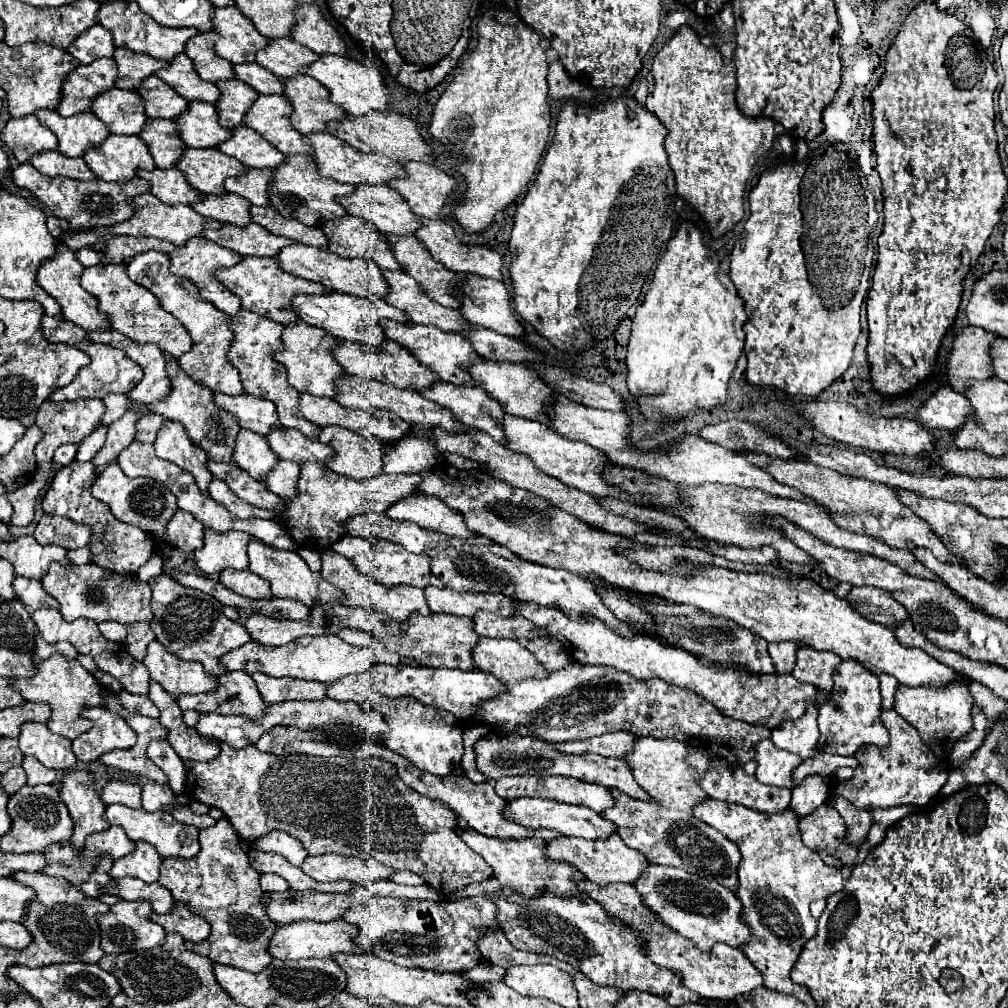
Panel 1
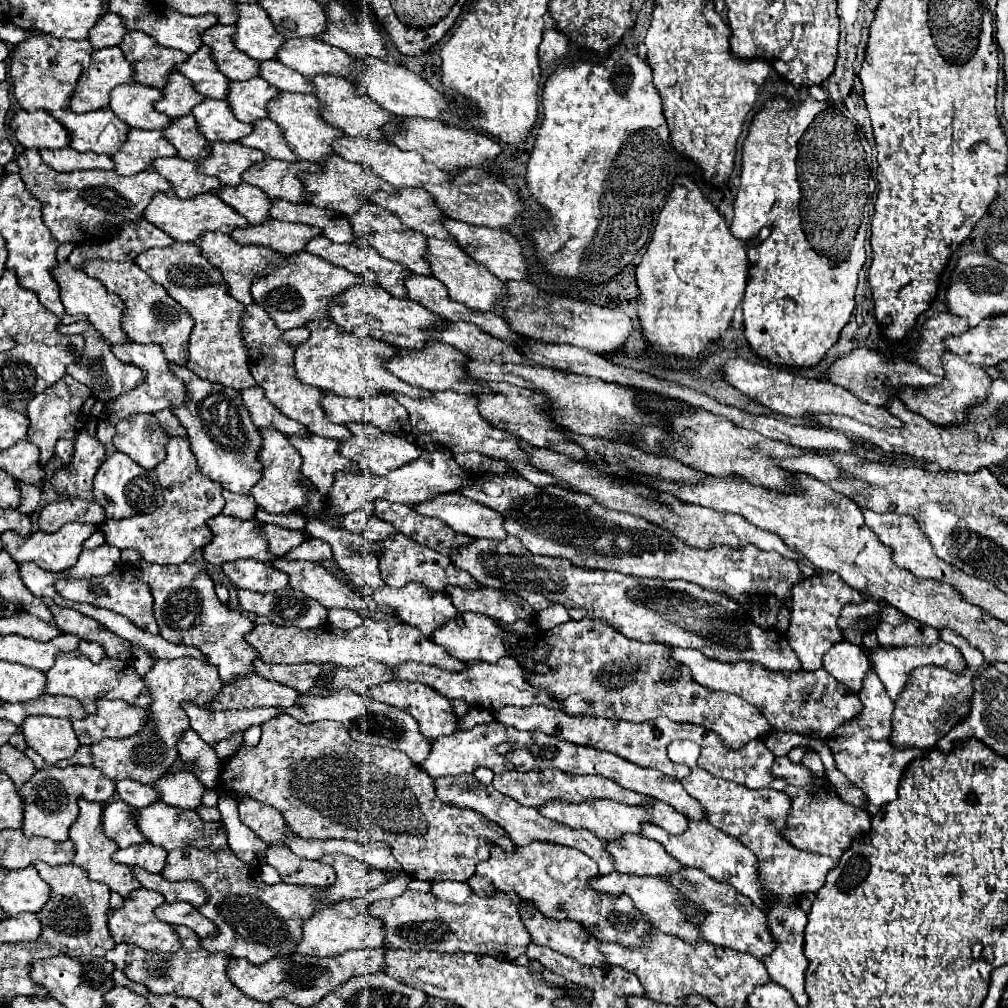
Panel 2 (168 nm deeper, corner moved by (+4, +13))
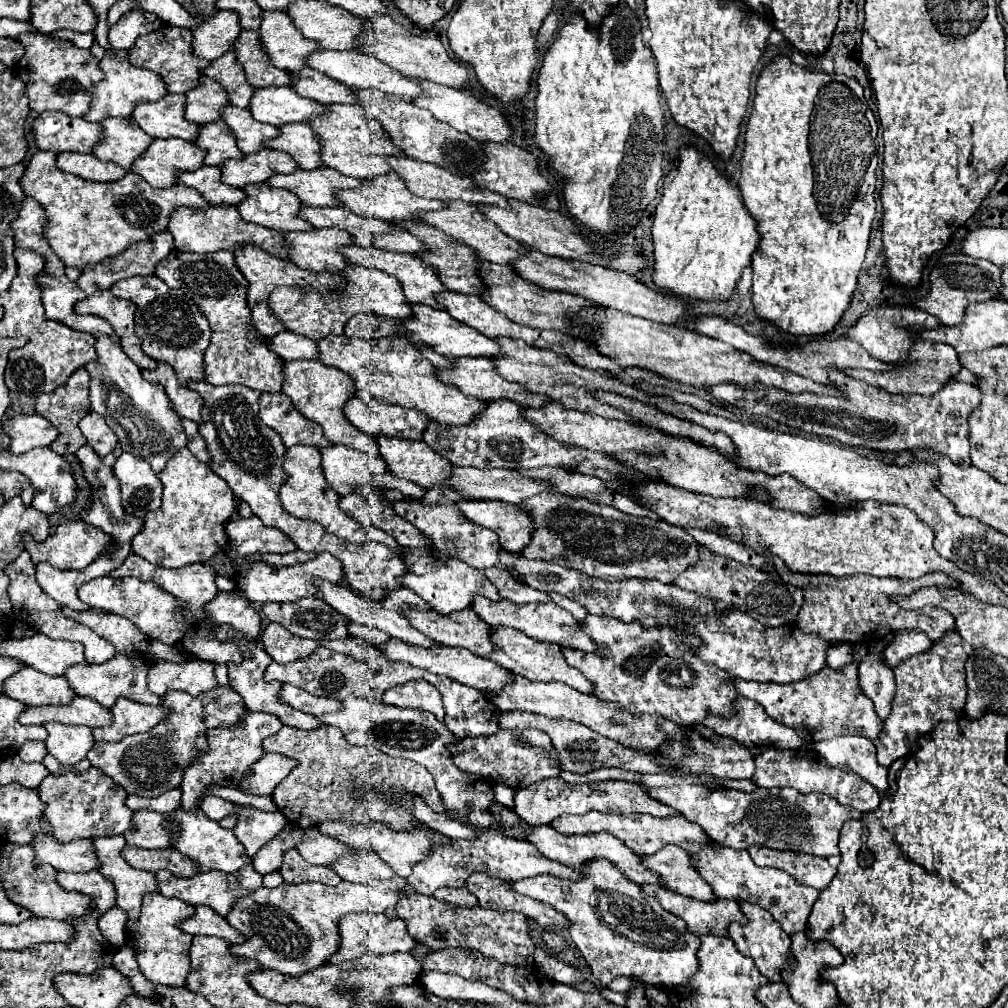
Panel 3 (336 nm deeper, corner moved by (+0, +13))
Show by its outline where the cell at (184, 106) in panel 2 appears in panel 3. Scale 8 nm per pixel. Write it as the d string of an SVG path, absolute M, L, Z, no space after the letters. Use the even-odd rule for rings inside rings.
M200 76L200 84L186 92L184 116L194 124L208 124L220 120L220 104L228 102L224 88L208 76Z

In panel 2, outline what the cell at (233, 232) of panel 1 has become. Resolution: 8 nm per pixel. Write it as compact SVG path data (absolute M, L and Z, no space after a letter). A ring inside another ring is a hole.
M268 220L258 226L248 228L236 228L230 236L238 244L256 244L272 248L280 254L292 256L306 248L306 244L320 236L320 228L306 226L306 224L294 224L294 222L280 222L280 220Z

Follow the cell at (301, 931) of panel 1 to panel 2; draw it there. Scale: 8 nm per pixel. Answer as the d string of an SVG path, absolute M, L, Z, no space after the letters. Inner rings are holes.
M356 898L354 902L338 902L332 908L324 908L316 912L310 920L304 922L304 940L298 946L298 952L308 956L336 956L346 950L360 950L368 946L384 946L384 922L380 918L372 918L366 908L366 898Z

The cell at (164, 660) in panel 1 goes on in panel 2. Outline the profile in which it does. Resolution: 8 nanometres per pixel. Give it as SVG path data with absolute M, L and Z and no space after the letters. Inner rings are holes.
M178 658L178 660L156 660L154 668L146 674L144 684L148 686L154 702L150 706L152 724L144 726L142 732L134 738L120 738L120 740L102 740L98 744L92 744L92 764L102 770L112 780L124 780L130 778L140 784L154 786L160 776L164 776L170 766L178 758L176 744L180 742L180 736L190 728L188 716L182 708L182 702L198 704L200 708L210 708L210 702L214 696L222 690L222 682L218 678L216 666L196 660L196 658ZM146 734L146 738L140 738Z

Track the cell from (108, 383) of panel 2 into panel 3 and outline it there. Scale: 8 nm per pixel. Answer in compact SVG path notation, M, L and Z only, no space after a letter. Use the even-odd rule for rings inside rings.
M96 334L98 358L84 366L90 374L90 400L92 412L104 416L108 426L120 440L124 452L140 456L150 464L154 472L166 466L166 460L174 456L180 446L186 446L186 434L180 418L170 410L162 384L154 384L142 378L140 368L122 352L120 344L106 334Z

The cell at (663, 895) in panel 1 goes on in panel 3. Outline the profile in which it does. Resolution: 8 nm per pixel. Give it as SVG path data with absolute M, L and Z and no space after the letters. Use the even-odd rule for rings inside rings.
M738 902L744 916L746 916L746 924L738 924L738 922L730 922L728 926L728 934L730 940L736 944L736 948L754 960L756 968L770 980L770 982L780 982L780 970L786 966L786 962L790 960L790 936L780 928L780 924L776 924L776 920L772 920L772 914L764 908L760 908L758 904L748 904L748 902Z

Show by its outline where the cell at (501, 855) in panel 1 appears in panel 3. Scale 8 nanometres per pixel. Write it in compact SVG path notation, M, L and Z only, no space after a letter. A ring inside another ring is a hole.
M600 858L588 860L578 870L582 872L580 880L538 874L534 878L510 882L510 886L518 894L546 902L556 912L564 914L564 918L570 924L568 930L570 930L572 942L578 946L578 950L586 958L592 976L598 982L602 982L604 986L610 986L610 982L618 976L638 976L648 986L668 986L670 988L670 986L688 984L692 972L696 972L696 968L698 968L696 948L700 946L700 942L694 934L688 934L686 924L680 918L676 918L674 914L666 912L654 898L648 898L638 884L630 882L628 878L624 878L624 874L616 872L616 868L612 868L612 864L608 864L608 860L600 860Z

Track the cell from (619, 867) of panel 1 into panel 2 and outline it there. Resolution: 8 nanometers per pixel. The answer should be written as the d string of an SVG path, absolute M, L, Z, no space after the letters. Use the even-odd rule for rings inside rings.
M628 834L622 840L612 840L606 844L606 850L614 856L616 872L622 874L668 878L684 868L678 860L664 852L664 846L640 834Z

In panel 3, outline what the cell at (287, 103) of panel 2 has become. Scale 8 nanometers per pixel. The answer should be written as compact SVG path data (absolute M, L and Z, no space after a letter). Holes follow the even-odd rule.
M332 104L328 106L328 112L314 116L308 124L312 126L318 138L320 158L324 166L338 170L344 176L366 180L390 172L384 158L388 154L402 156L396 146L388 140L388 134L380 128L380 124L376 124L376 120L364 120L364 112L360 112L358 104Z

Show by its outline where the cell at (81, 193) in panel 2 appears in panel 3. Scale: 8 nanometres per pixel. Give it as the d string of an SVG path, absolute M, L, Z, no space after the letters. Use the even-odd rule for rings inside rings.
M42 150L30 158L24 176L20 178L20 186L26 196L32 196L46 208L48 224L44 236L48 238L52 250L66 266L76 268L116 256L132 242L166 230L168 216L178 206L200 210L208 206L208 202L194 188L188 188L180 182L170 188L152 188L142 176L132 172L114 182L76 178L74 174L60 172L56 168L56 156Z

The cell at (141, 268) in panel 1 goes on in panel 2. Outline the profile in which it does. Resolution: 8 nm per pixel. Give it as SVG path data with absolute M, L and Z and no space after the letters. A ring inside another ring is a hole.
M174 242L166 248L150 248L142 252L136 258L136 264L154 282L162 284L176 302L184 304L196 322L190 334L188 370L204 380L220 382L236 390L258 386L250 374L250 352L242 340L240 316L244 312L244 304L230 296L222 272L214 264L208 264L208 260L200 254L200 248L196 244Z

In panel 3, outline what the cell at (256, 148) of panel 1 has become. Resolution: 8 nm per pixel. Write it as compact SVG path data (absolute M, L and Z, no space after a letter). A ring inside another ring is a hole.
M292 122L292 124L278 126L278 128L280 128L280 134L264 142L268 148L290 154L300 168L312 170L312 168L322 166L320 144L308 124Z

